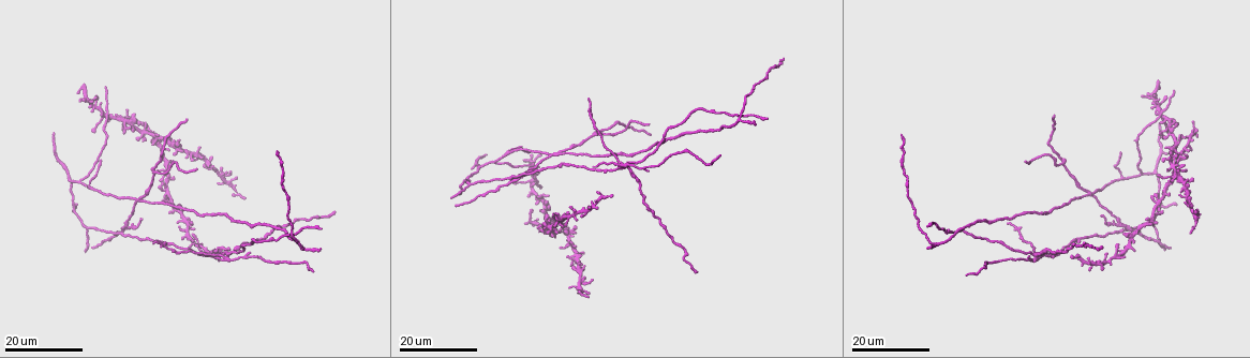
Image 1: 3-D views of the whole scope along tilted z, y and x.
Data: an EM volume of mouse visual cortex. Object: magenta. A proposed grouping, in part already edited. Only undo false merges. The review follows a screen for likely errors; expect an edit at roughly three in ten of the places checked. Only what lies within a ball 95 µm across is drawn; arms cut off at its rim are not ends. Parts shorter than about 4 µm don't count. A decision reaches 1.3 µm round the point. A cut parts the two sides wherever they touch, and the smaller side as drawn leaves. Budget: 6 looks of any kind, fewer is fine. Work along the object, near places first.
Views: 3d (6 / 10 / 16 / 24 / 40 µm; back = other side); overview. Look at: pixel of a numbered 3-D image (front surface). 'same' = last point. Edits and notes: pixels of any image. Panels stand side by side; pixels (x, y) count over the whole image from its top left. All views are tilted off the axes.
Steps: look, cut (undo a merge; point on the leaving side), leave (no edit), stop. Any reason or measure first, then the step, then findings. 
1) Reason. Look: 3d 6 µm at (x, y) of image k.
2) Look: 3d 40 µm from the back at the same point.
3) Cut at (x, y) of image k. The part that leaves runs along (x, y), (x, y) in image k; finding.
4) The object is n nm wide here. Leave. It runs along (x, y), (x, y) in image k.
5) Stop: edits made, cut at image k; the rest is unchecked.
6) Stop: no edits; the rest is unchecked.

Arms part here. Look: 3d 16 µm at (490, 162) of image 1.

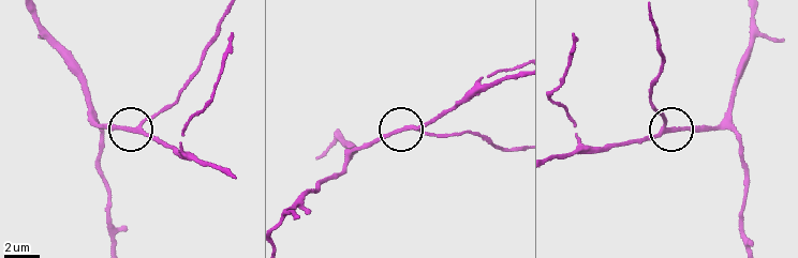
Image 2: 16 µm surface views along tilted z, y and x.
Look: 3d 10 µm at (411, 128) of image 2.

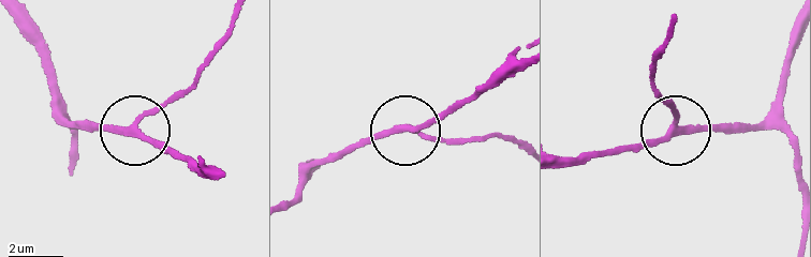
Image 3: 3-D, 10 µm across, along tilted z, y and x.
Leave. It runs along (419, 127), (409, 129), (452, 142), (485, 140) in image 3; one cell here.

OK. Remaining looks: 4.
Arms part here. Look: 3d 16 µm at (552, 154) of image 1.

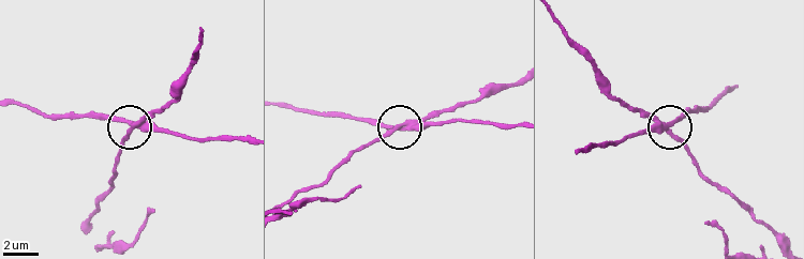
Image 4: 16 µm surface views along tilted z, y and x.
Look: 3d 6 µm at (399, 127) of image 4.

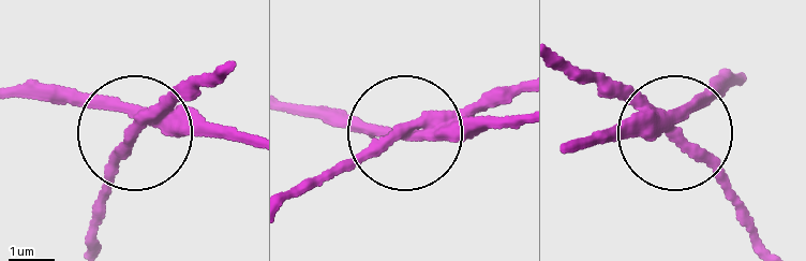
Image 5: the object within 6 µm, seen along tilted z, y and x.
3 arms meet here. Cut at (125, 154) of image 5. The part that leaves runs along (162, 114), (230, 74) in image 5; two cells meet here.

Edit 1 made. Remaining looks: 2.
Three arms meet. Look: 3d 24 µm at (477, 169) of image 1.

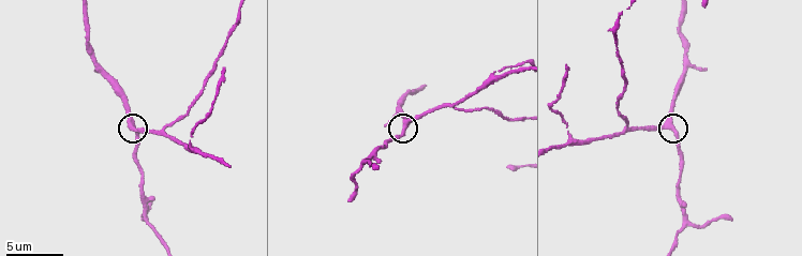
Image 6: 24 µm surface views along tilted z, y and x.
Closer look. Look: 3d 6 µm at (405, 124) of image 6.

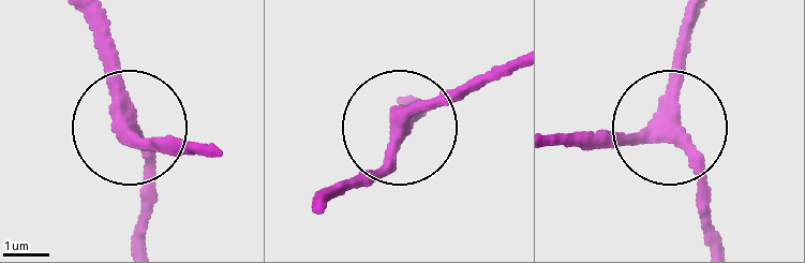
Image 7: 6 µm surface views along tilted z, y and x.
3 arms meet here. Leave. It runs along (199, 156), (138, 134), (100, 14) in image 7; all the same cell.

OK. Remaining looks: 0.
Stop: edits made, cut at image 5; the rest is unchecked.

